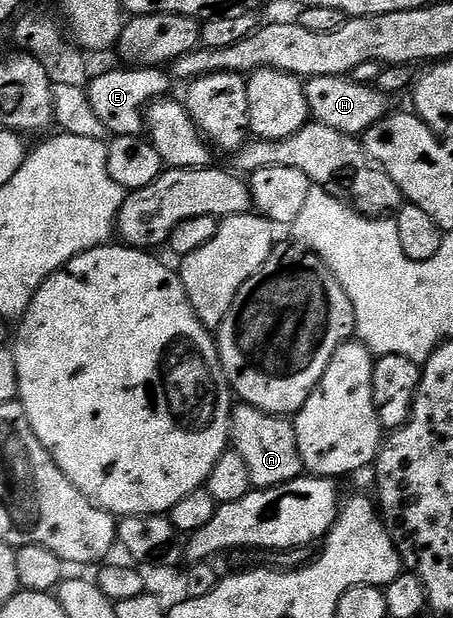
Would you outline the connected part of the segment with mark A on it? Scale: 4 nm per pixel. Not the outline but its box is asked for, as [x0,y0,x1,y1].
[230,403,304,488]

